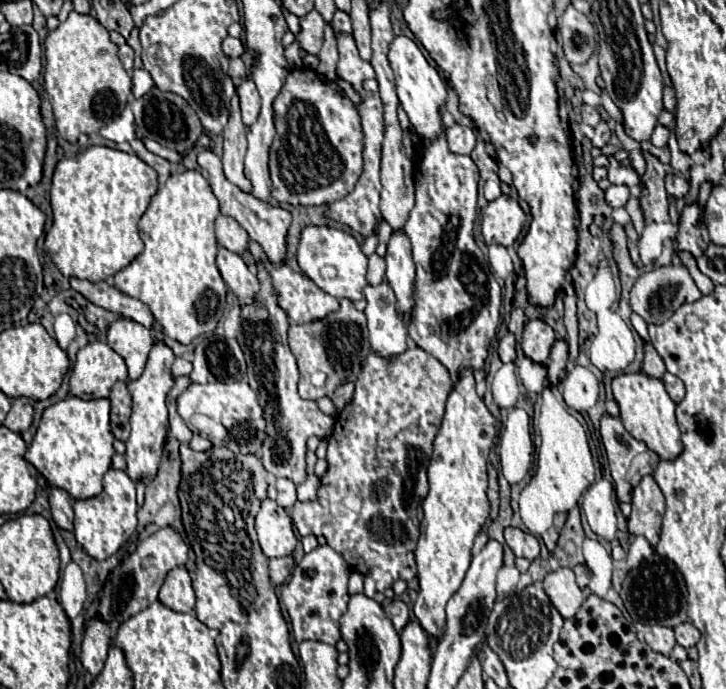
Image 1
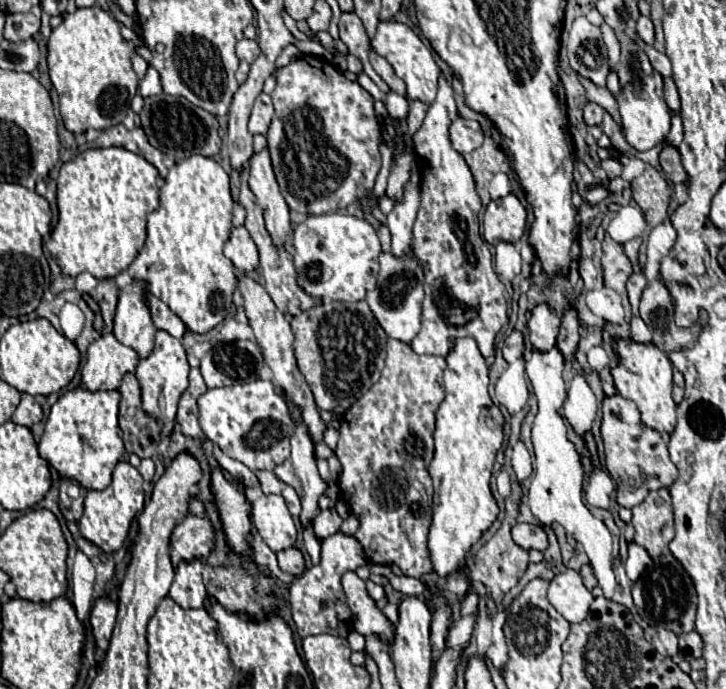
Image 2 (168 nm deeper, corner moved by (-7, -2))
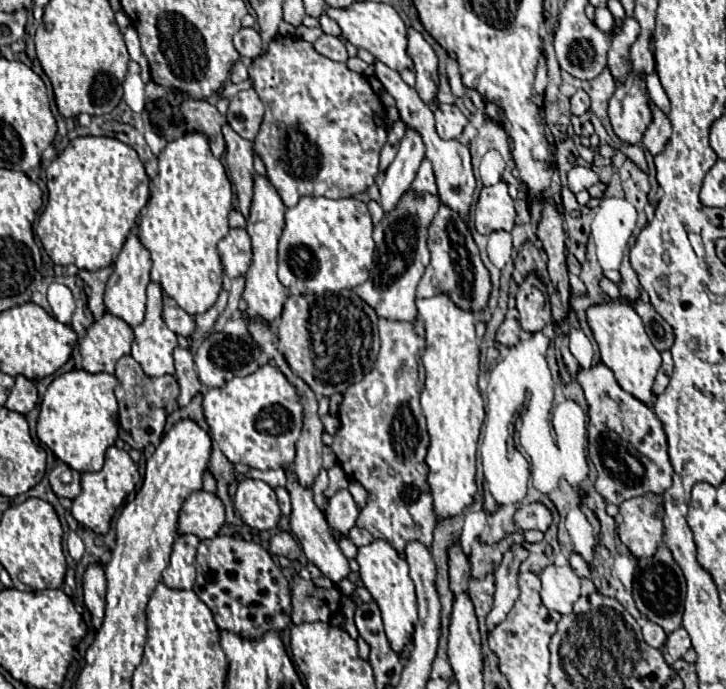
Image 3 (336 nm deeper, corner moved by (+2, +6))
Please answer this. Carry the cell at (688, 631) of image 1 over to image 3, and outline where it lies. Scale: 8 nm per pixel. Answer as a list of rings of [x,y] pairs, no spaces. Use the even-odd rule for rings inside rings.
[[[679,627],[677,631],[667,635],[667,653],[669,653],[669,657],[673,661],[681,659],[687,653],[689,647],[691,647],[691,639],[689,639],[689,635],[687,635],[687,631],[683,627]]]

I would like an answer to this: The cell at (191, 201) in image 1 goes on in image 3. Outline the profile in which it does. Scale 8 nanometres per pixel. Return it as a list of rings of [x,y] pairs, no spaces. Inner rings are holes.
[[[185,133],[177,141],[167,143],[159,153],[159,173],[151,181],[151,199],[139,217],[139,239],[149,249],[153,259],[151,281],[159,283],[165,295],[173,297],[187,313],[197,315],[207,311],[221,291],[223,265],[217,243],[229,233],[227,215],[233,209],[233,187],[223,163],[213,157],[205,133]]]

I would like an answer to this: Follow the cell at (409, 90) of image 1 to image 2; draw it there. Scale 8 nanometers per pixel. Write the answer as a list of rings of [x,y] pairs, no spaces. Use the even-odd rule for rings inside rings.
[[[380,21],[378,31],[372,39],[372,45],[374,45],[374,51],[380,53],[394,67],[396,75],[406,83],[408,99],[412,99],[412,101],[418,99],[426,105],[430,105],[430,101],[434,101],[434,93],[438,91],[438,77],[442,75],[440,67],[436,65],[432,51],[420,41],[420,37],[408,25],[398,23],[398,21],[388,21],[388,23]]]

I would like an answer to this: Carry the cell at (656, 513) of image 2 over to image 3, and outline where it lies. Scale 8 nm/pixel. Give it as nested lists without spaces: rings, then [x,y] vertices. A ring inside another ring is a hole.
[[[653,493],[633,497],[633,499],[623,501],[619,505],[619,513],[621,513],[623,521],[621,521],[617,531],[619,531],[623,545],[629,549],[629,553],[637,559],[653,557],[653,553],[657,553],[657,547],[663,539],[663,499],[659,495],[653,495]]]

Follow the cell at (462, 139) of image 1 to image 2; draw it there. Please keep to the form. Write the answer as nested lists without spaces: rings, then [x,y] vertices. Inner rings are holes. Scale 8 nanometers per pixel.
[[[458,117],[450,125],[450,141],[452,141],[452,147],[464,155],[482,145],[484,133],[482,133],[478,121],[466,121],[466,119]]]

